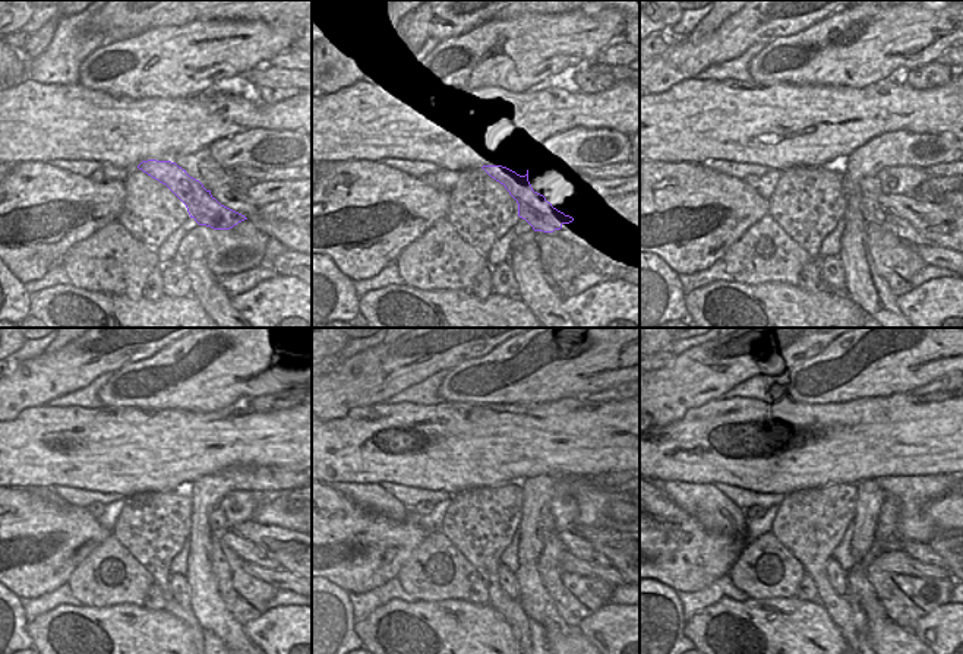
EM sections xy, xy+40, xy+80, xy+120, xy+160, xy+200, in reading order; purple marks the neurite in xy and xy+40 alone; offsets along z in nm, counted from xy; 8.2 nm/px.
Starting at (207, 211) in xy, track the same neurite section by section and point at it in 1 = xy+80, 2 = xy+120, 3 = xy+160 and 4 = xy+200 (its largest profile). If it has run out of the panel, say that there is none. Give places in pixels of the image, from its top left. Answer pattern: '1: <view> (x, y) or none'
1: xy+80 (872, 212)
2: xy+120 (245, 549)
3: xy+160 (575, 544)
4: xy+200 (922, 552)

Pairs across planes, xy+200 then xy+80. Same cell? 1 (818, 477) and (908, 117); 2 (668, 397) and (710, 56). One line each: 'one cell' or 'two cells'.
1: one cell
2: one cell

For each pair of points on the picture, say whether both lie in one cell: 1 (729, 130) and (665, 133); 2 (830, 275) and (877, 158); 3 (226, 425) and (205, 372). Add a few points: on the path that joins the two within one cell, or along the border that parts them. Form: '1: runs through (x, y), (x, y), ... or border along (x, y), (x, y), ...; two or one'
1: runs through (713, 130), (681, 130); one
2: border along (837, 255), (843, 267), (846, 290); two
3: border along (231, 404), (212, 411), (186, 411); two

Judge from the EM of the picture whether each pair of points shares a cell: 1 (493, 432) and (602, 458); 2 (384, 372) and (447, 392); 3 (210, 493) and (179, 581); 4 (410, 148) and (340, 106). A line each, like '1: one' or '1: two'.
1: one
2: two
3: two
4: one

